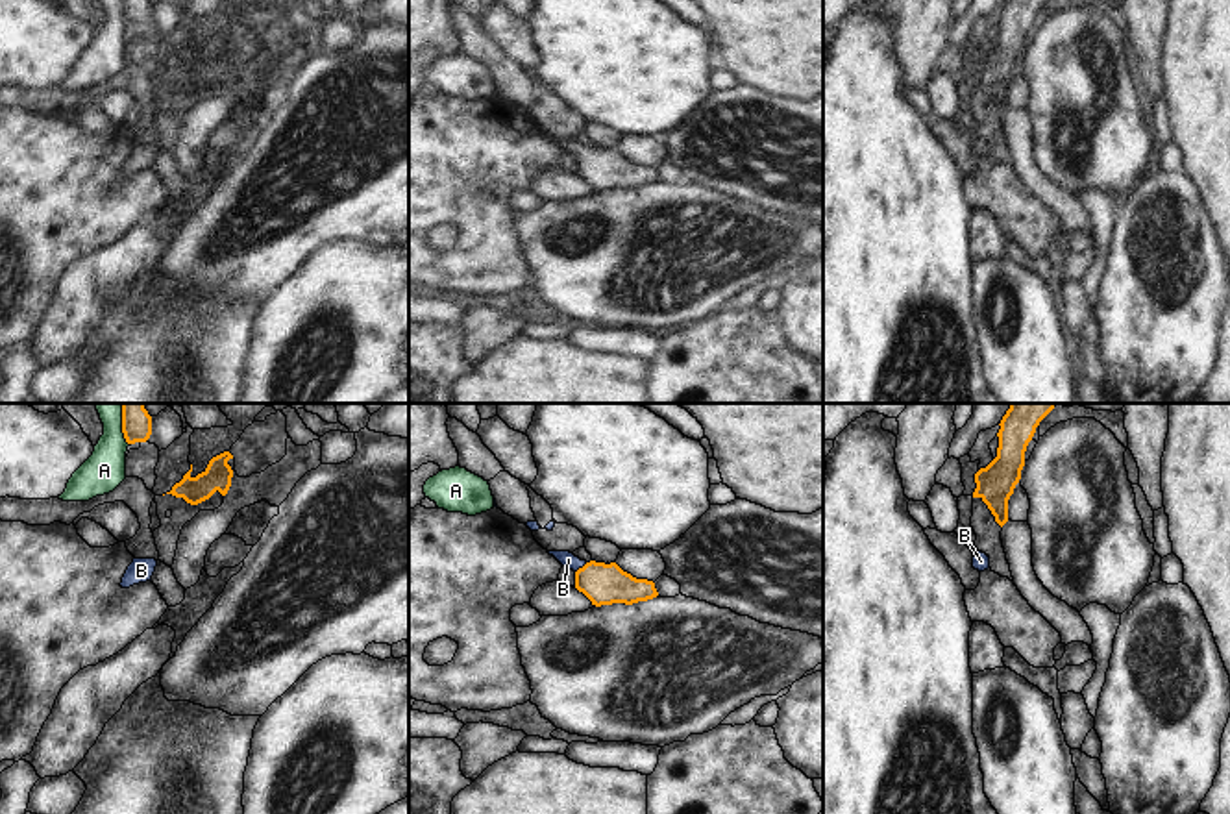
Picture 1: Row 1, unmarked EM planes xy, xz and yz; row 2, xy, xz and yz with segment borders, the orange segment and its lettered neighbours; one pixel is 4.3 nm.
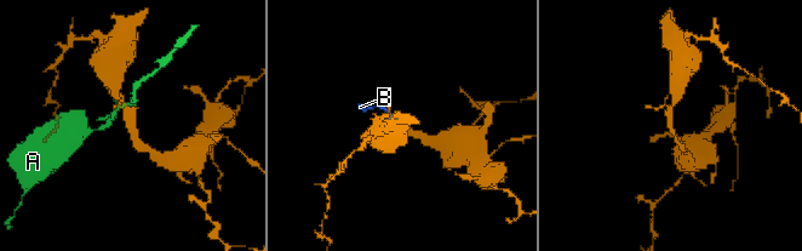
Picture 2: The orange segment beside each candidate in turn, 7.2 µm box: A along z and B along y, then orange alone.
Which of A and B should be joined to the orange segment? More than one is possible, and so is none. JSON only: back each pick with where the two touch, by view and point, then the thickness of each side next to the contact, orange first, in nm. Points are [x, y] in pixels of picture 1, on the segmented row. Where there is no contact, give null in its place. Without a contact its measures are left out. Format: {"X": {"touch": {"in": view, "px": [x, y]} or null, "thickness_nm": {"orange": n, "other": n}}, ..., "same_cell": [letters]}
{"B": {"touch": {"in": "xz", "px": [583, 567]}, "thickness_nm": {"orange": 180, "other": 70}}, "same_cell": ["B"]}

